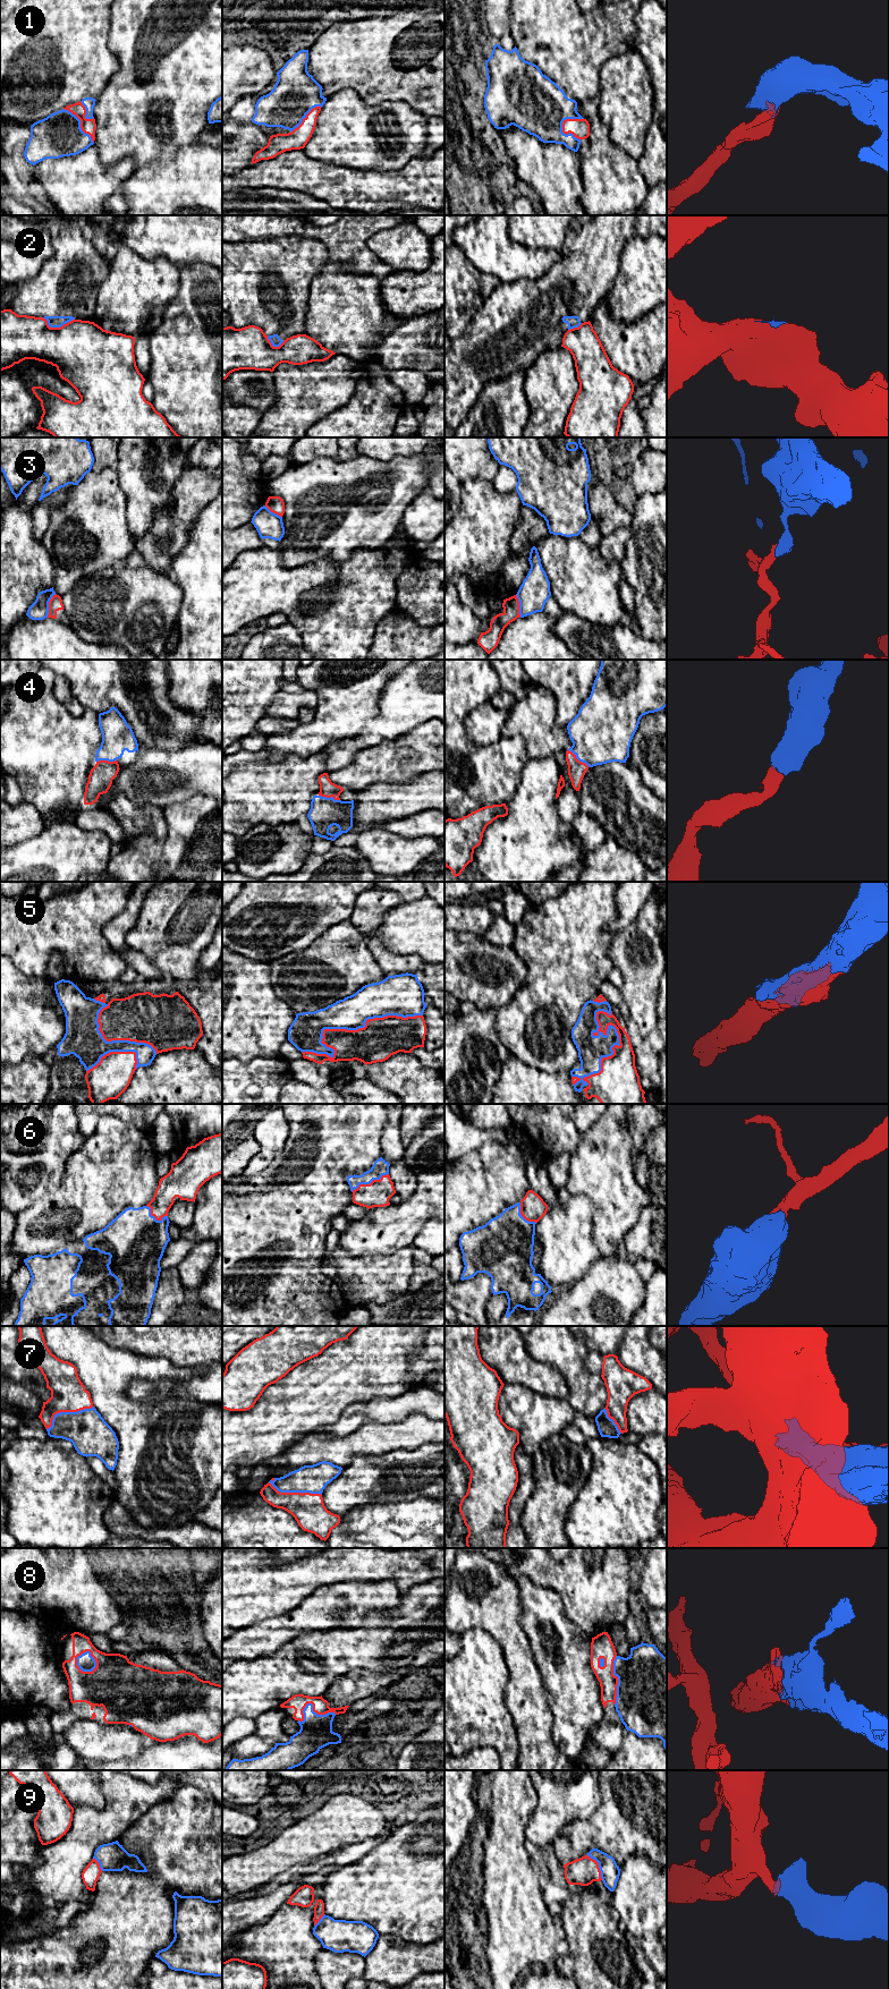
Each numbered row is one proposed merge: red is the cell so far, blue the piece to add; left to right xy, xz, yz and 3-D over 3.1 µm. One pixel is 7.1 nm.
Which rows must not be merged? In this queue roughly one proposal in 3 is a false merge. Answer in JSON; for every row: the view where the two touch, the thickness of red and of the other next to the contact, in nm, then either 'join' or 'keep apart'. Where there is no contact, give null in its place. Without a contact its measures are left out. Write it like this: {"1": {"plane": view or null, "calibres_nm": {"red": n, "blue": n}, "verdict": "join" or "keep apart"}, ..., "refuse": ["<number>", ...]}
{"1": {"plane": "yz", "calibres_nm": {"red": 140, "blue": 380}, "verdict": "join"}, "2": {"plane": "xy", "calibres_nm": {"red": 440, "blue": 80}, "verdict": "keep apart"}, "3": {"plane": "xy", "calibres_nm": {"red": 100, "blue": 140}, "verdict": "keep apart"}, "4": {"plane": "yz", "calibres_nm": {"red": 130, "blue": 420}, "verdict": "join"}, "5": {"plane": "yz", "calibres_nm": {"red": 260, "blue": 190}, "verdict": "join"}, "6": {"plane": "xz", "calibres_nm": {"red": 180, "blue": 120}, "verdict": "join"}, "7": {"plane": "xy", "calibres_nm": {"red": 260, "blue": 280}, "verdict": "join"}, "8": {"plane": "xz", "calibres_nm": {"red": 110, "blue": 220}, "verdict": "join"}, "9": {"plane": "yz", "calibres_nm": {"red": 200, "blue": 140}, "verdict": "join"}, "refuse": ["2", "3"]}

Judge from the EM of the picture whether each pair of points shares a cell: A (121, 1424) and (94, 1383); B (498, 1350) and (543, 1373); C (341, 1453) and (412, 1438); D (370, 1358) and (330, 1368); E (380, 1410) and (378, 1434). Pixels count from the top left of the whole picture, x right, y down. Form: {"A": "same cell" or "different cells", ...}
{"A": "same cell", "B": "same cell", "C": "same cell", "D": "same cell", "E": "different cells"}

